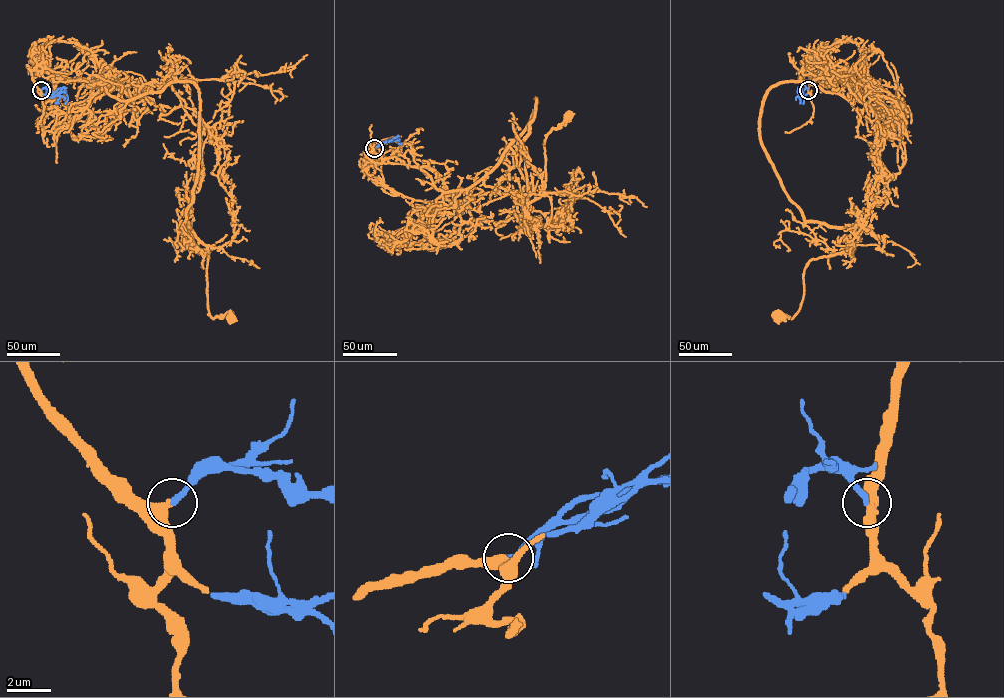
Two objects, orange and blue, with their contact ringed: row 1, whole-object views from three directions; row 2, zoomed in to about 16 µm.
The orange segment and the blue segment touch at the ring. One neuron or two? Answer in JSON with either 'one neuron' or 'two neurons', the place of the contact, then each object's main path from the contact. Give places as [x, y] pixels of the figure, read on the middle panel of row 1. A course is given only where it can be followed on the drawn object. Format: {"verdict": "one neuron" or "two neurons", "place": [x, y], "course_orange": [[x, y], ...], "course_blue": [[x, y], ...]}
{"verdict": "one neuron", "place": [374, 148], "course_orange": [[374, 148], [445, 192], [483, 177], [561, 225], [572, 198], [543, 193], [543, 143], [568, 117]], "course_blue": [[374, 148], [396, 140], [401, 144], [398, 143]]}

